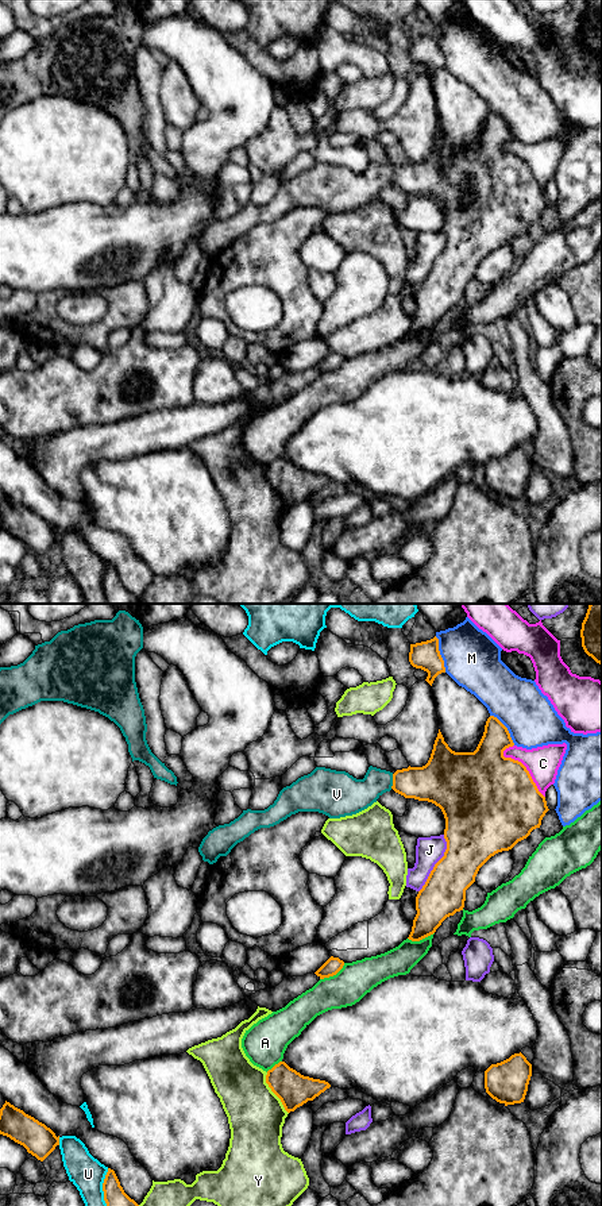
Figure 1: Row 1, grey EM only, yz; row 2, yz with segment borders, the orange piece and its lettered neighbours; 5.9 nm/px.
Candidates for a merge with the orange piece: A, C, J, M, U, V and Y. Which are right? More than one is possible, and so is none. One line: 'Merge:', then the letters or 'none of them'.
Merge: V

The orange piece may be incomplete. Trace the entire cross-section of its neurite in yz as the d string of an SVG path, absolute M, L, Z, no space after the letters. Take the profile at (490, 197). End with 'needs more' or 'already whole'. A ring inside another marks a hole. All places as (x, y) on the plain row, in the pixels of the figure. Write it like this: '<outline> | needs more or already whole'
M490 111L474 147L452 146L439 124L431 153L422 162L409 161L393 169L370 161L363 174L356 174L346 166L316 162L310 169L283 182L267 204L243 205L229 219L209 226L198 247L204 257L213 259L255 226L274 221L292 209L319 207L329 213L352 211L371 201L391 184L405 193L432 197L441 204L445 213L447 244L416 292L417 309L408 334L420 336L433 330L447 312L463 305L466 285L475 277L479 263L491 251L512 244L533 224L540 223L543 212L549 205L545 192L539 186L526 162L503 151L503 146L513 140L508 123Z | needs more

